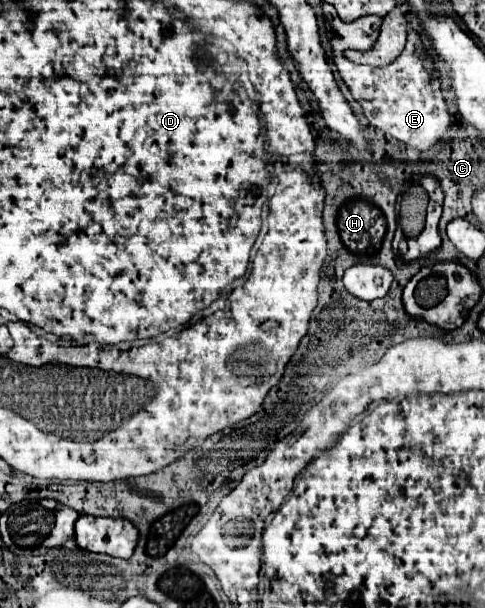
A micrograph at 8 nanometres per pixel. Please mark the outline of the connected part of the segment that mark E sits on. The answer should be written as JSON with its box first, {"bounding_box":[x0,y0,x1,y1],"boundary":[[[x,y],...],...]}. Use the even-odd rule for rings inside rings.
{"bounding_box":[338,30,450,152],"boundary":[[[410,30],[408,38],[408,50],[404,50],[390,66],[374,70],[370,66],[364,66],[364,72],[358,72],[358,64],[348,60],[345,56],[338,58],[338,72],[342,80],[348,84],[352,96],[356,100],[362,100],[364,116],[370,120],[370,124],[378,126],[392,138],[404,142],[410,148],[416,148],[420,152],[440,144],[444,140],[444,134],[450,130],[450,114],[444,102],[444,96],[440,92],[440,82],[434,74],[434,66],[430,58],[426,56],[420,36]]]}

